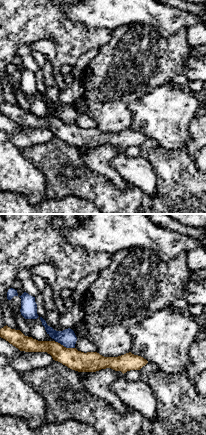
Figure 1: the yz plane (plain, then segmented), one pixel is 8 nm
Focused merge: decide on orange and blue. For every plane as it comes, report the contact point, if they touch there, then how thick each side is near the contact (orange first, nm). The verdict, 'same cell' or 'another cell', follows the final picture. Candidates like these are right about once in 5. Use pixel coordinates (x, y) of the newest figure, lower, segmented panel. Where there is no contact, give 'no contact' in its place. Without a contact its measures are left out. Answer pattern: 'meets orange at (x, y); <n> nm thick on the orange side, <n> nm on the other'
meets orange at (65, 347); 160 nm thick on the orange side, 140 nm on the other

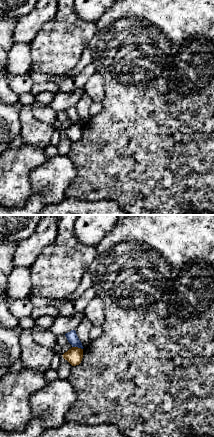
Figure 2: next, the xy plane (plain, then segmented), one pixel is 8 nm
meets orange at (77, 347); 130 nm thick on the orange side, 90 nm on the other

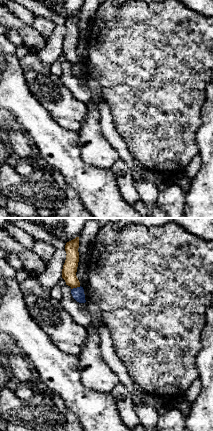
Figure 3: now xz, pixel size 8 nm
meets orange at (75, 287); 120 nm thick on the orange side, 100 nm on the other

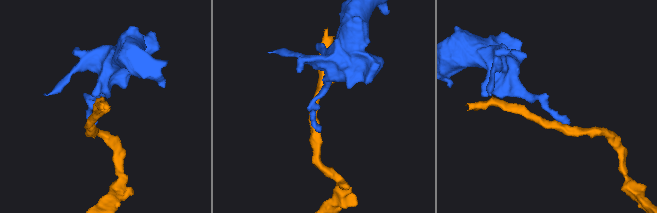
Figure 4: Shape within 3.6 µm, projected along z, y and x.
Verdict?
another cell

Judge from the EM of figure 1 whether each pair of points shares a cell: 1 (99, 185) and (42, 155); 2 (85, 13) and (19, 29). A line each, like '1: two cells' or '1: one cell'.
1: one cell
2: two cells

